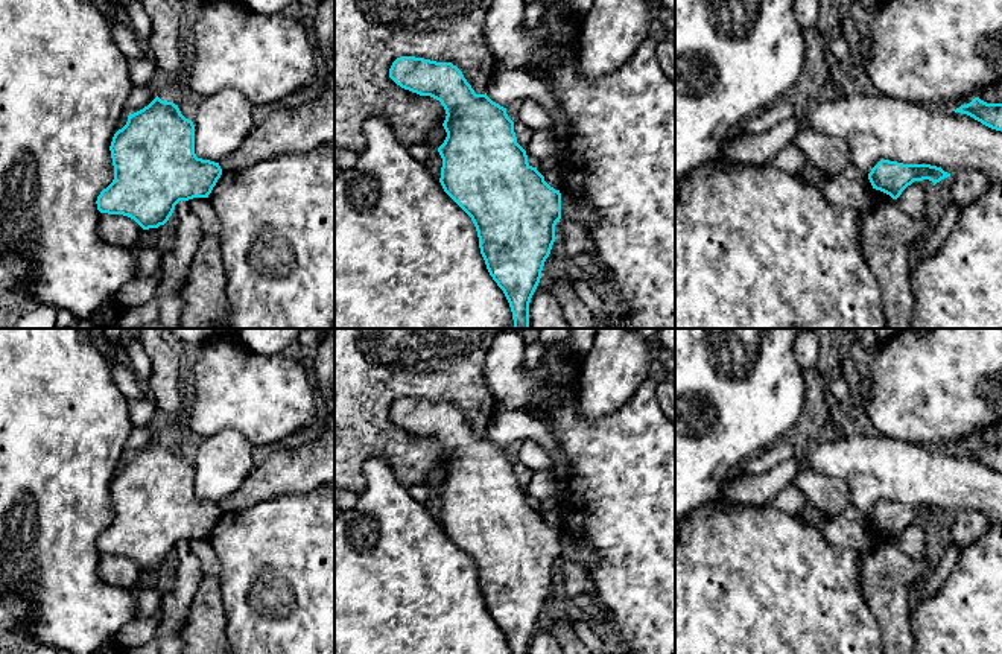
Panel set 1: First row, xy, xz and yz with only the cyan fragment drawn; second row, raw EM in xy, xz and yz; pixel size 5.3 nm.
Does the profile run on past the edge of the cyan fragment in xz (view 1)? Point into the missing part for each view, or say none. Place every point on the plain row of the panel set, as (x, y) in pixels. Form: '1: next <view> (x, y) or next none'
1: next none

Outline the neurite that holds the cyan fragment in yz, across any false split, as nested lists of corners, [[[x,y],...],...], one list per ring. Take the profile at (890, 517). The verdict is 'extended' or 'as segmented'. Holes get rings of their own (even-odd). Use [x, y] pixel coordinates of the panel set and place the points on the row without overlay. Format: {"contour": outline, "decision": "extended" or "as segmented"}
{"contour": [[[880,500],[868,514],[873,529],[889,535],[893,540],[897,540],[914,522],[929,520],[935,526],[947,517],[950,514],[937,506],[903,505],[889,500]]], "decision": "as segmented"}

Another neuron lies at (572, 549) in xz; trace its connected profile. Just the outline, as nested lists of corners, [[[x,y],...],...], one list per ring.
[[[561,534],[561,560],[575,561],[588,567],[598,558],[598,551],[588,543]]]

